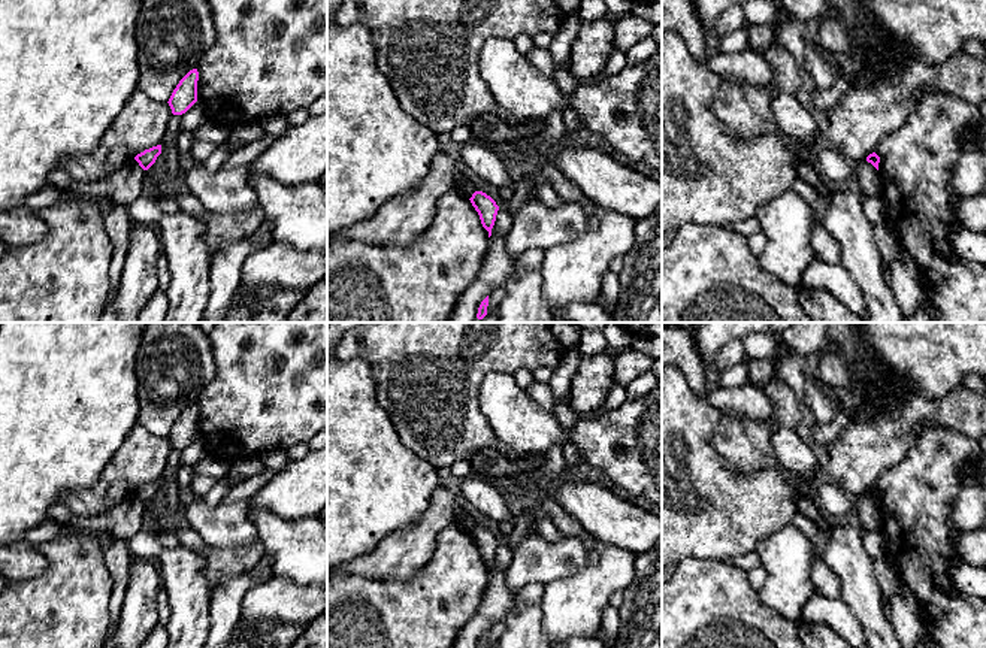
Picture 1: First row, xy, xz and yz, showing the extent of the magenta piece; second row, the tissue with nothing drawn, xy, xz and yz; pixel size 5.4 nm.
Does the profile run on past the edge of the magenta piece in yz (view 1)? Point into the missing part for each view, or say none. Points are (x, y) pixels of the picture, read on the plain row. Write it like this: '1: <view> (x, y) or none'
1: none

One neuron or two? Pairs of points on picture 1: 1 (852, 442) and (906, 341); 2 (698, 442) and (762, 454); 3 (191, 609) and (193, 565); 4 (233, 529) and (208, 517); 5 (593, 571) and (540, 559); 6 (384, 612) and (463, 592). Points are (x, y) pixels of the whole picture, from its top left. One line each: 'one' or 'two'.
1: two
2: two
3: one
4: one
5: two
6: one

